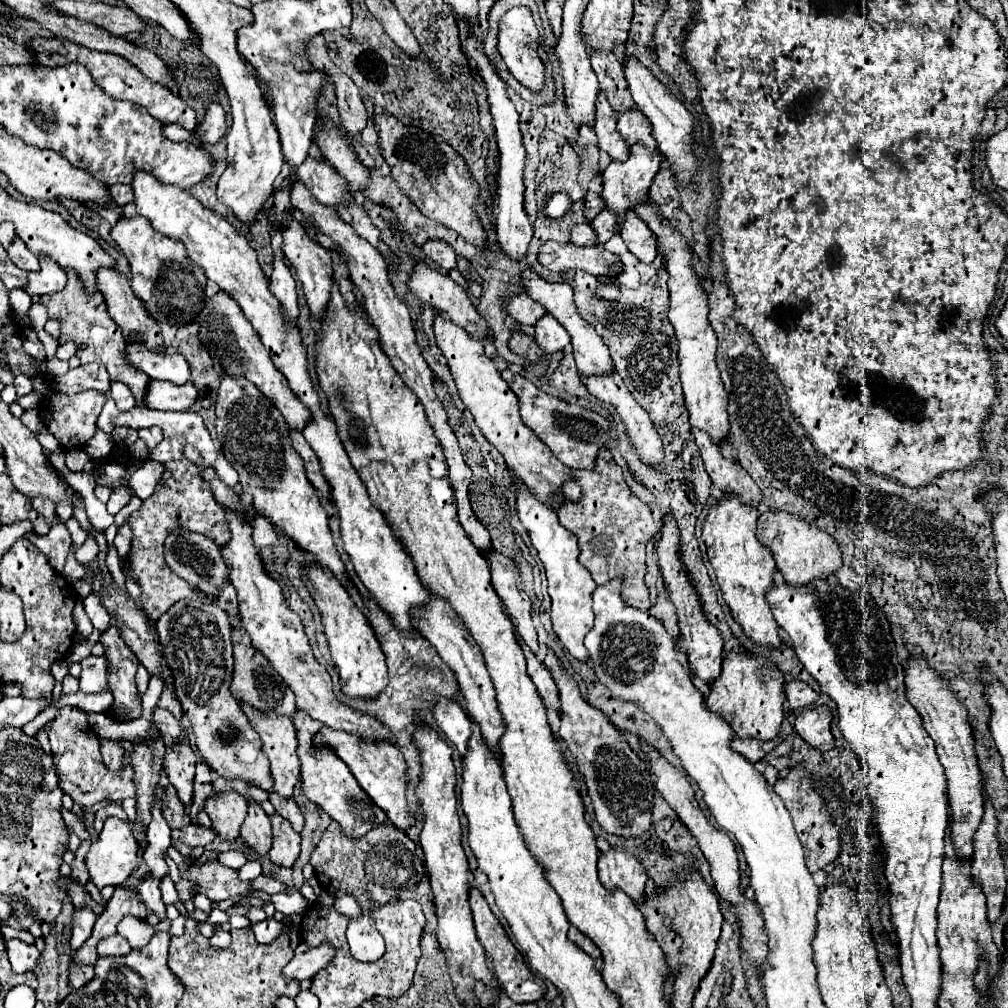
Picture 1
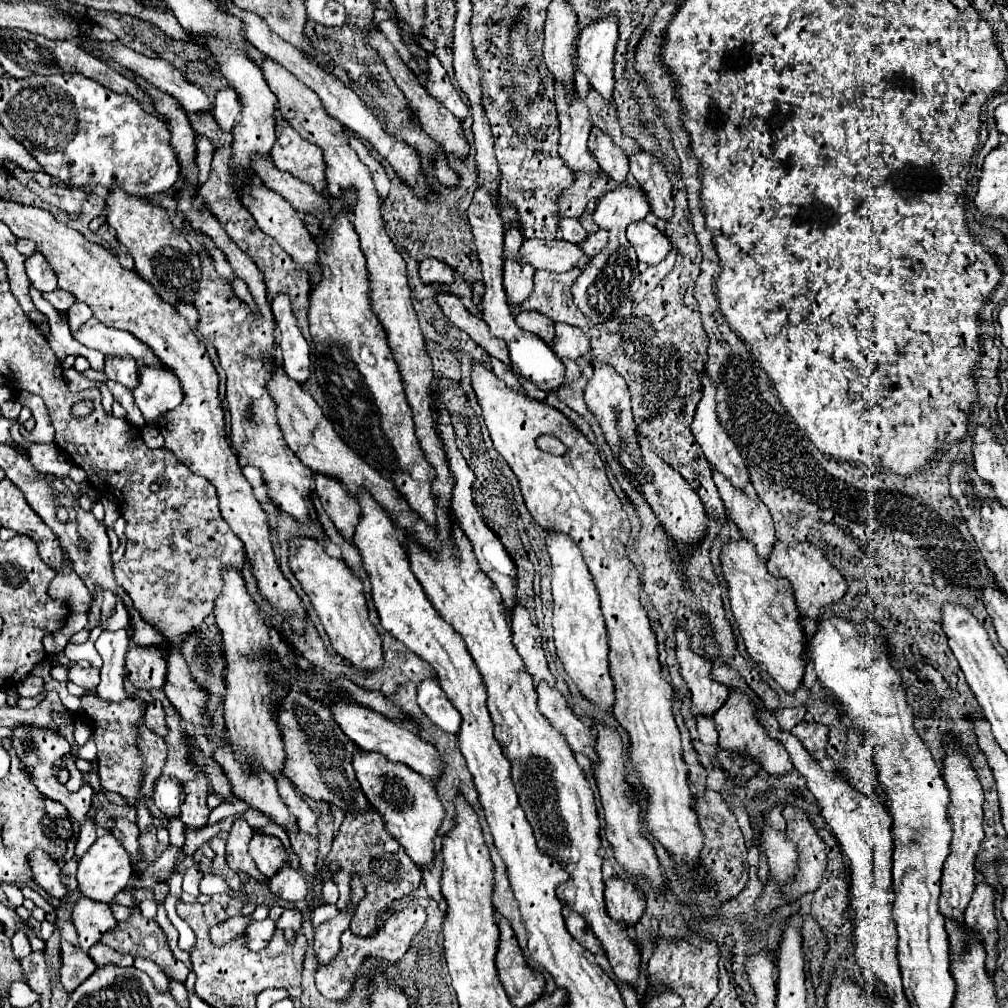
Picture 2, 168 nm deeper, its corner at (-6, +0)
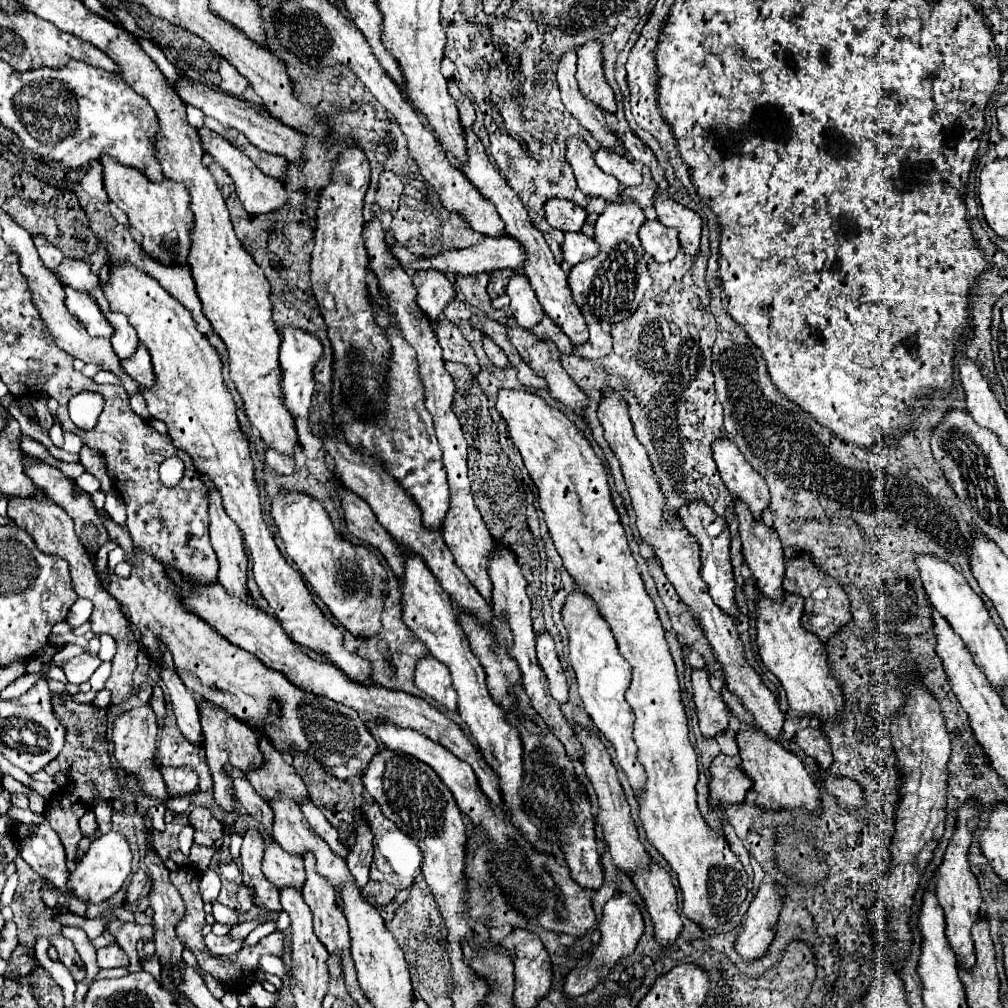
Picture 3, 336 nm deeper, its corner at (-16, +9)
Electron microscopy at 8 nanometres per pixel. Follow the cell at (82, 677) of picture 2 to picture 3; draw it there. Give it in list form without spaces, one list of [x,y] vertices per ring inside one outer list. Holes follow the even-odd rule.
[[[82,653],[82,655],[74,657],[74,659],[70,659],[62,669],[64,669],[70,683],[80,685],[80,683],[84,683],[84,681],[88,681],[92,677],[92,673],[100,667],[100,663],[102,661],[96,655]]]

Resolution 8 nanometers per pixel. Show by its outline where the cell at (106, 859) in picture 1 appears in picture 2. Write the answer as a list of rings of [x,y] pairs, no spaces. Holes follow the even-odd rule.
[[[102,834],[90,848],[88,852],[78,860],[78,870],[76,870],[76,880],[78,880],[78,890],[82,896],[96,900],[96,902],[112,902],[118,892],[122,892],[132,876],[132,864],[128,852],[122,848],[122,844],[112,836],[112,834]]]

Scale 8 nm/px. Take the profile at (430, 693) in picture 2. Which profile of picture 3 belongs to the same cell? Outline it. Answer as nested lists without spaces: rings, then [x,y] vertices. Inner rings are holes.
[[[432,655],[418,661],[414,683],[416,683],[416,687],[420,691],[430,695],[440,705],[448,707],[450,711],[456,711],[458,697],[456,697],[456,691],[452,687],[450,671],[448,671],[448,667],[444,663],[434,659]]]

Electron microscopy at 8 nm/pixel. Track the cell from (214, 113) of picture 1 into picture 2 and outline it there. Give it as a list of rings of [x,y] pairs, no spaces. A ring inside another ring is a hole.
[[[222,88],[216,92],[216,100],[214,100],[214,118],[218,122],[218,126],[226,132],[230,132],[234,128],[234,122],[240,114],[242,106],[240,106],[240,98],[234,92],[234,88]]]

